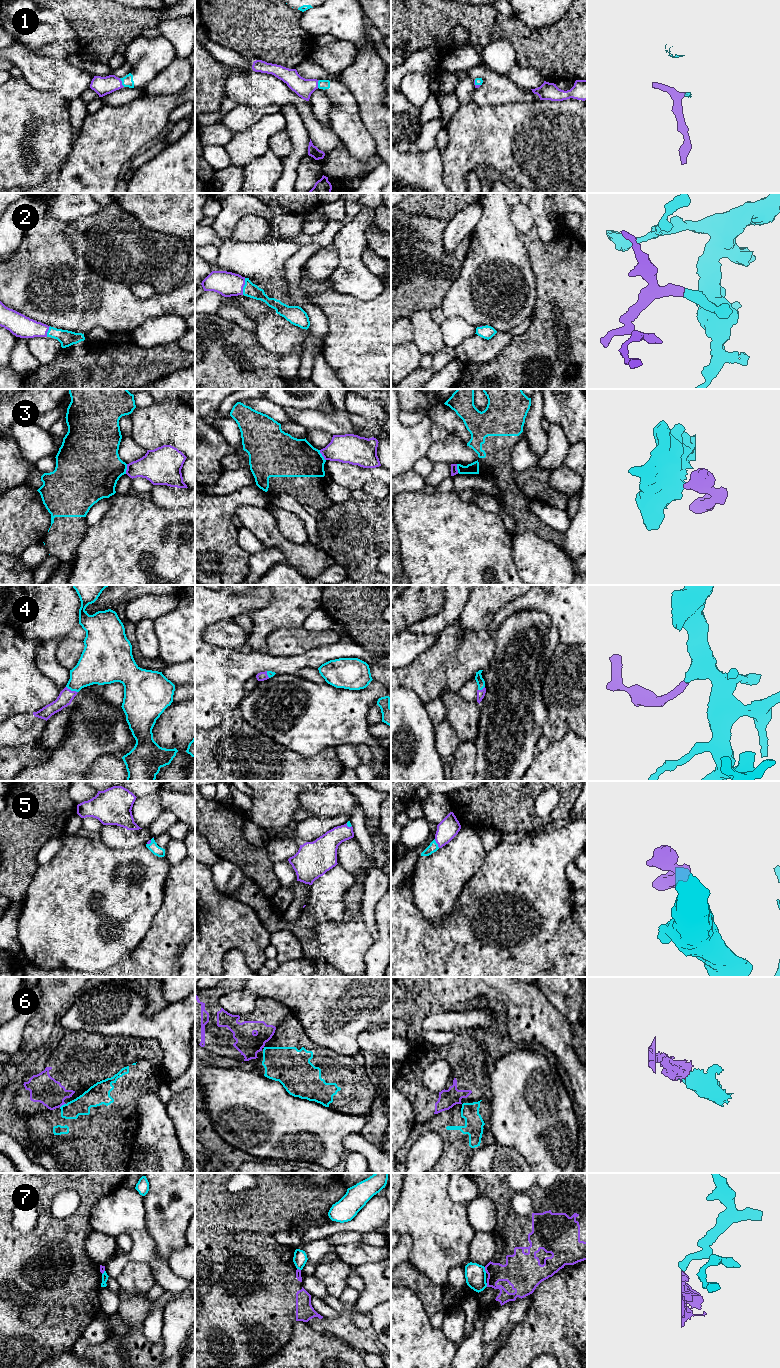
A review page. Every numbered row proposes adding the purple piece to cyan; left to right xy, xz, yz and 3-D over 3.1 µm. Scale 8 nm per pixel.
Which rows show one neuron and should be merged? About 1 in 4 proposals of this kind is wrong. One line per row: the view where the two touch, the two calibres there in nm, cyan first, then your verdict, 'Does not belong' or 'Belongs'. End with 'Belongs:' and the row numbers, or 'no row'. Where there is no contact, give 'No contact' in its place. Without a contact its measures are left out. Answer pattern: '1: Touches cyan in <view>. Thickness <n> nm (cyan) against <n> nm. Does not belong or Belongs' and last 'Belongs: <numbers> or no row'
1: Touches cyan in xy. Thickness 90 nm (cyan) against 150 nm. Belongs
2: Touches cyan in xz. Thickness 120 nm (cyan) against 200 nm. Belongs
3: Touches cyan in xz. Thickness 320 nm (cyan) against 240 nm. Does not belong
4: Touches cyan in xy. Thickness 260 nm (cyan) against 120 nm. Belongs
5: Touches cyan in yz. Thickness 80 nm (cyan) against 170 nm. Belongs
6: Touches cyan in xy. Thickness 150 nm (cyan) against 220 nm. Does not belong
7: Touches cyan in yz. Thickness 170 nm (cyan) against 200 nm. Does not belong
Belongs: 1, 2, 4, 5

